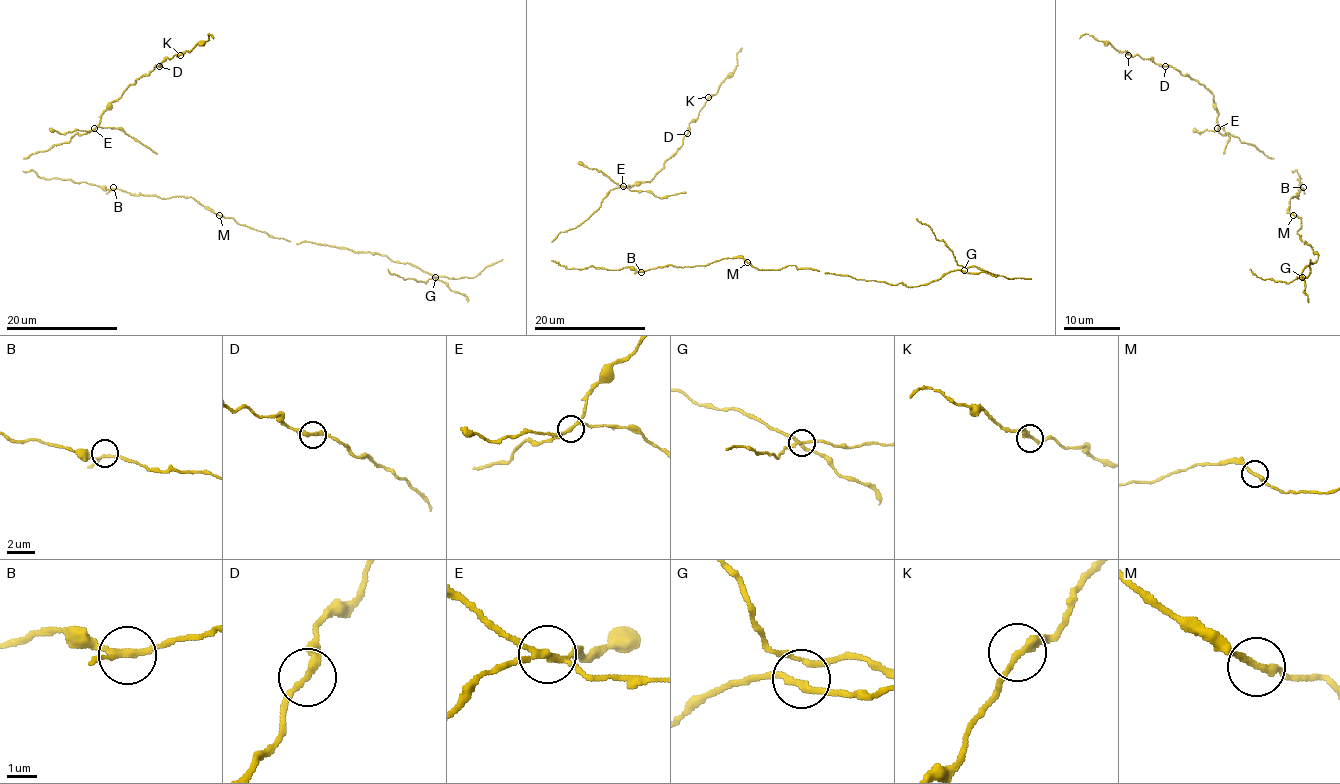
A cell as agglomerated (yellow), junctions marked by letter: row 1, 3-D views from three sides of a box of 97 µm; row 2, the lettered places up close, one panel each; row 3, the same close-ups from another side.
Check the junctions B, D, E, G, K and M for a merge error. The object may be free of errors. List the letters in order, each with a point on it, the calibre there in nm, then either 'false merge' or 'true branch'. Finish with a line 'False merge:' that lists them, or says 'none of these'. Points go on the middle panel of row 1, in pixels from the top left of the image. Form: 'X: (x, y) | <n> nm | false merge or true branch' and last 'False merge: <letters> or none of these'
B: (641, 272) | 170 nm | true branch
D: (687, 133) | 260 nm | true branch
E: (623, 186) | 200 nm | false merge
G: (964, 270) | 200 nm | true branch
K: (708, 97) | 280 nm | true branch
M: (747, 262) | 240 nm | true branch
False merge: E

